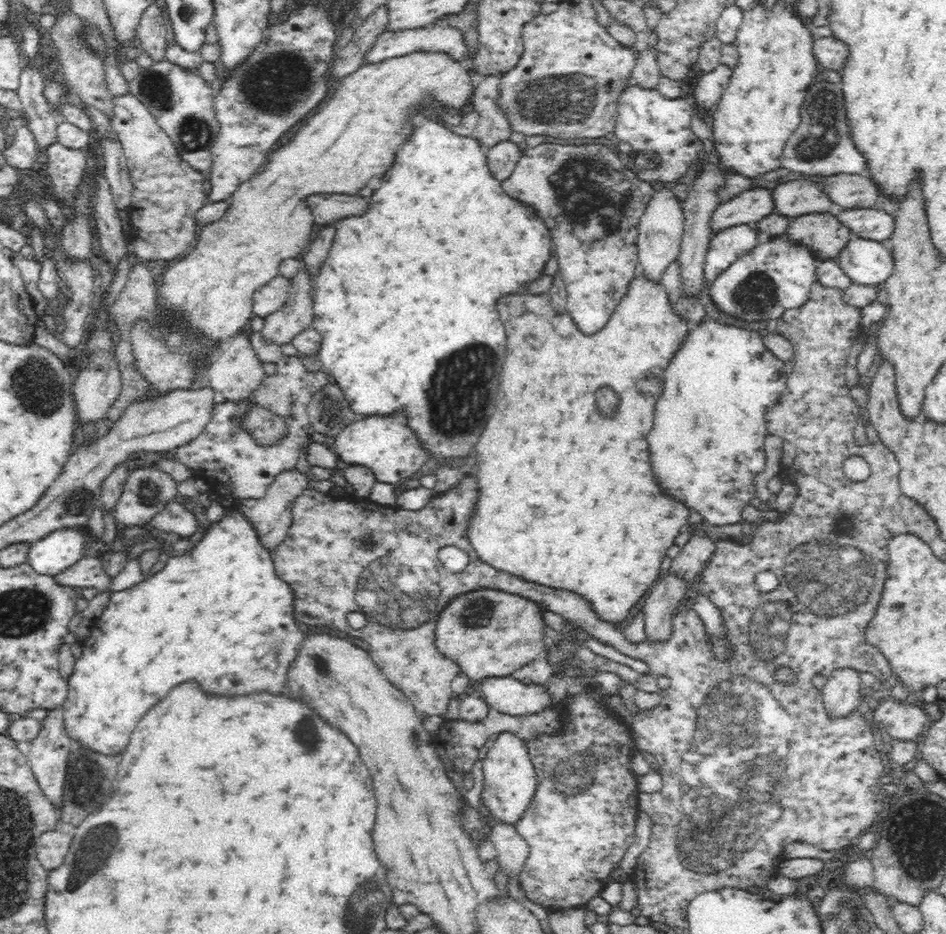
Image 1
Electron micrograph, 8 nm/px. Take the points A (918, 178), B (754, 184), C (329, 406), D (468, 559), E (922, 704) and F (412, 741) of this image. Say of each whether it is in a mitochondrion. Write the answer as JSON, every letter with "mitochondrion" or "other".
{"A":"other","B":"other","C":"mitochondrion","D":"other","E":"other","F":"mitochondrion"}

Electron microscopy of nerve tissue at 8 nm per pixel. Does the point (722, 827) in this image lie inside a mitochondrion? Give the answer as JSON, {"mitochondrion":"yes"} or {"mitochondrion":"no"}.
{"mitochondrion":"yes"}

